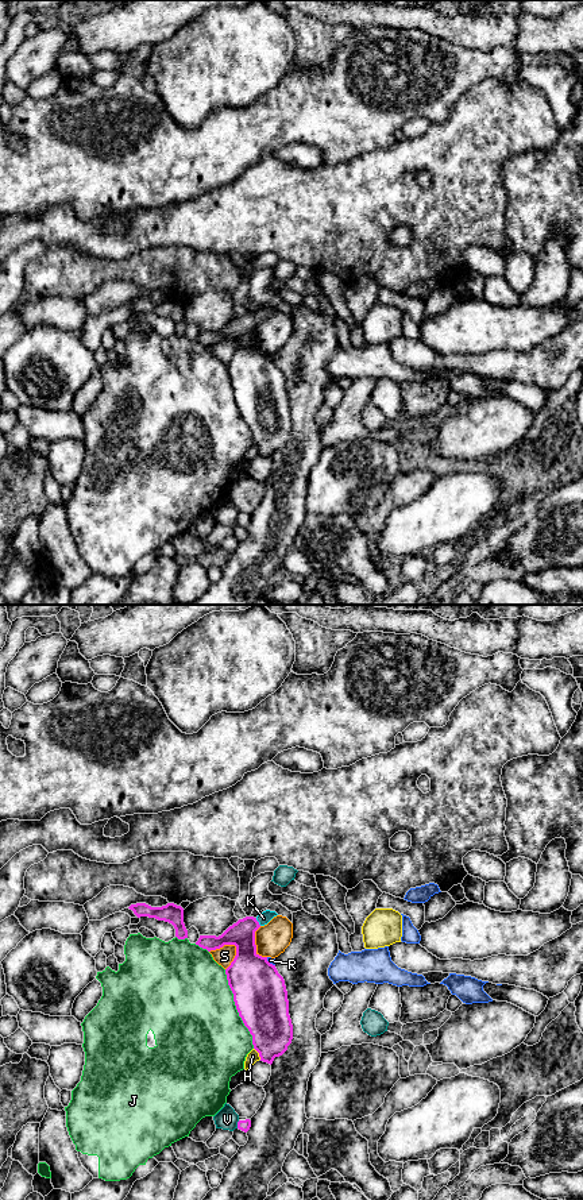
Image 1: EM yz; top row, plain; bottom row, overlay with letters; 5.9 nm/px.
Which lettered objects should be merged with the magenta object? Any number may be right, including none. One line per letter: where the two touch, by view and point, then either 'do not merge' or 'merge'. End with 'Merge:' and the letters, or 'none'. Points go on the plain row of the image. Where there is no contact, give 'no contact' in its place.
H: yz (258, 447) | do not merge
J: yz (236, 404) | do not merge
K: yz (258, 317) | merge
R: yz (269, 358) | do not merge
S: yz (223, 340) | do not merge
V: yz (238, 520) | do not merge
Merge: K

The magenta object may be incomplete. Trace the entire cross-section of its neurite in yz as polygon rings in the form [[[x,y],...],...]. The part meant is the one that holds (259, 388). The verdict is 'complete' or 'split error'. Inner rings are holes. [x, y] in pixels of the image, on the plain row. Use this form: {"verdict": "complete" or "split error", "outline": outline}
{"verdict": "split error", "outline": [[[266,305],[256,313],[246,312],[221,331],[200,331],[196,340],[208,347],[235,340],[236,351],[225,364],[239,412],[252,431],[260,456],[273,459],[293,435],[287,386],[275,360],[256,348],[255,327],[278,309]]]}

